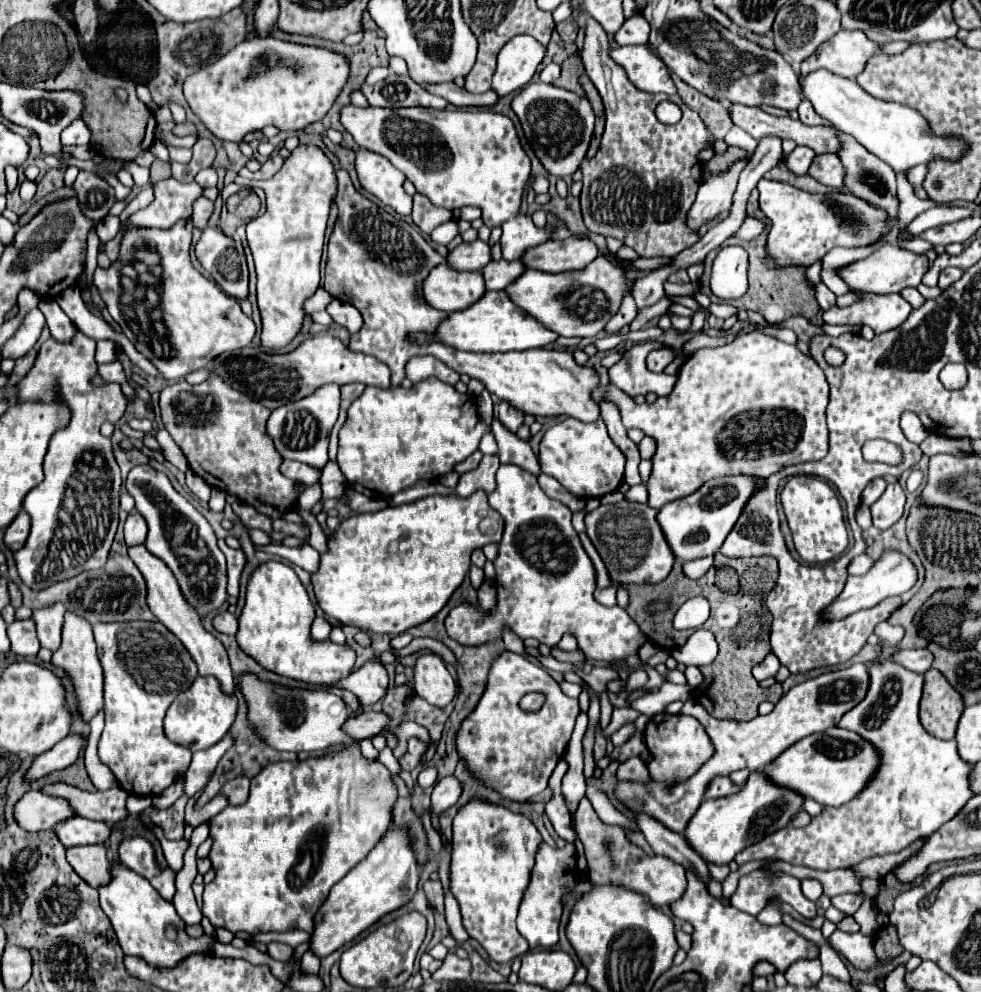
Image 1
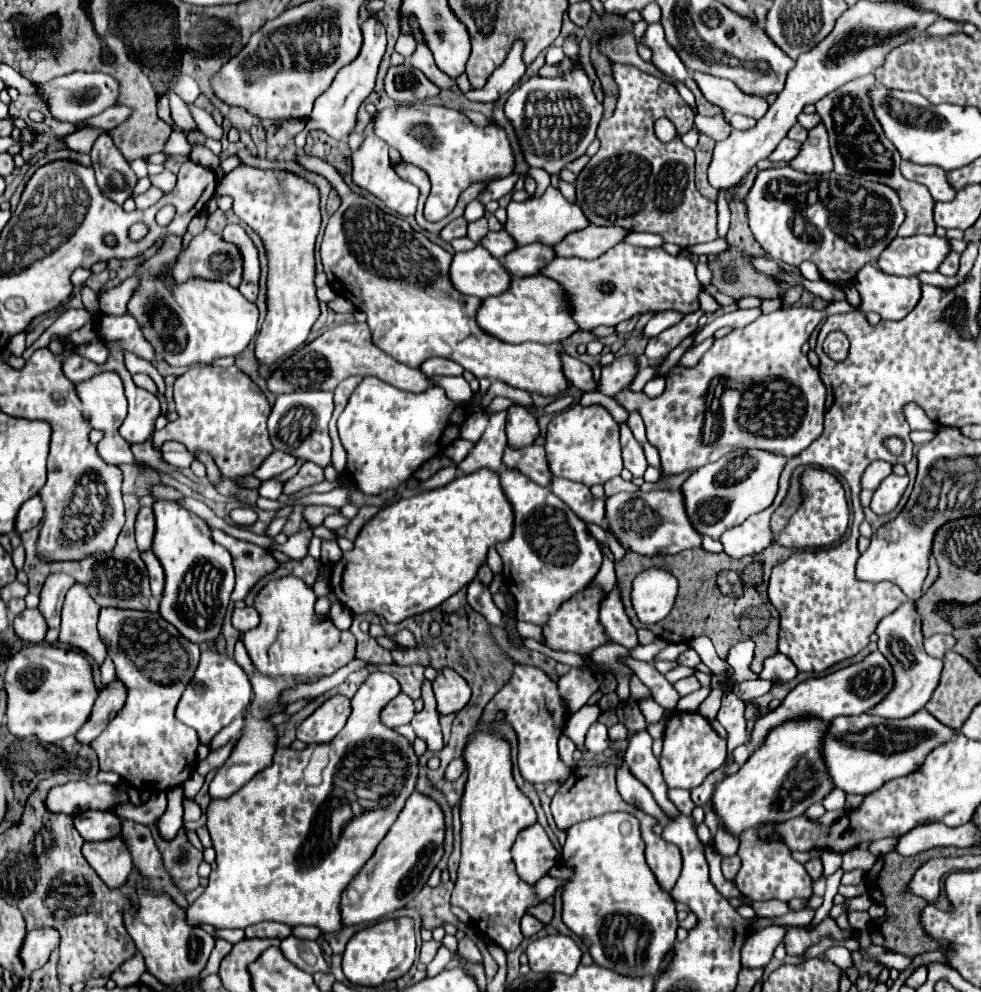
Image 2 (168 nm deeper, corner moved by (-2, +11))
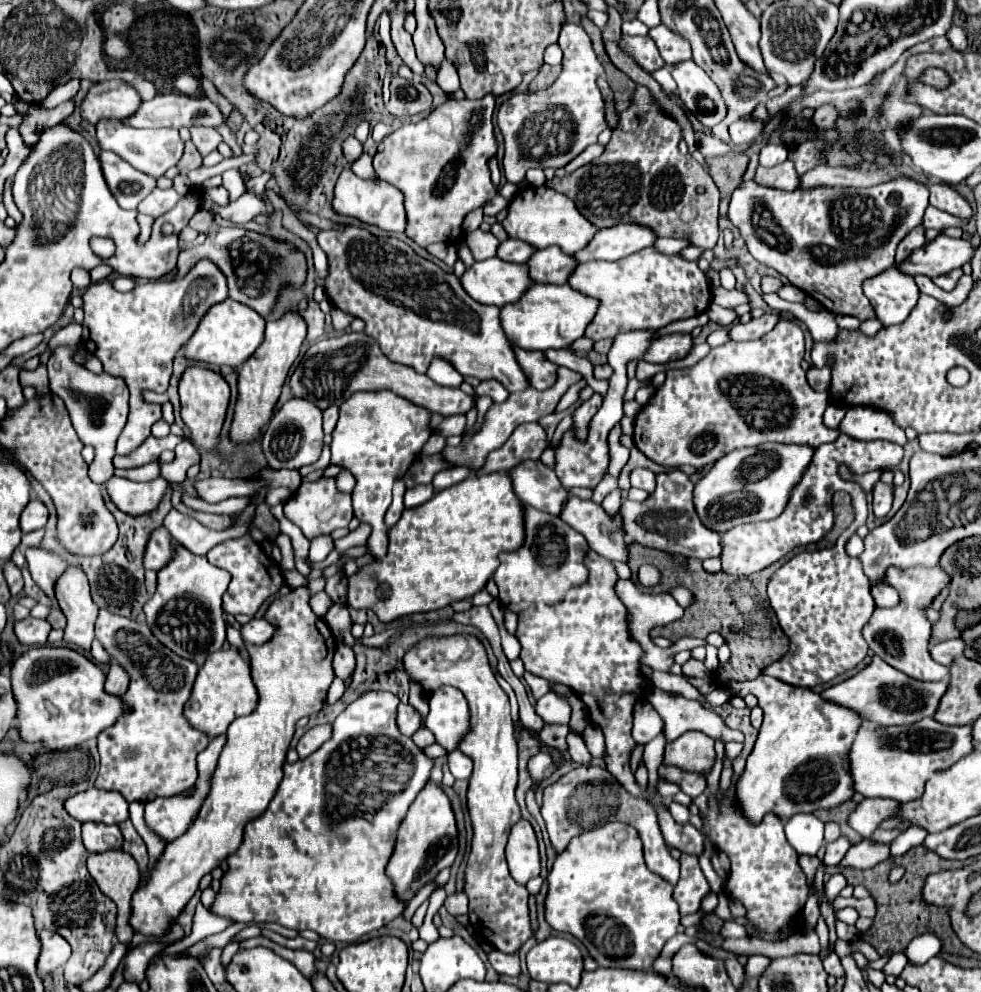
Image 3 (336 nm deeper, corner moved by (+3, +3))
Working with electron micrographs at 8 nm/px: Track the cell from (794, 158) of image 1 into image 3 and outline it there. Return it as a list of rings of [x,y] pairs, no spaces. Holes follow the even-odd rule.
[[[767,144],[763,148],[763,152],[759,154],[759,164],[761,166],[767,166],[767,168],[773,168],[781,162],[785,162],[789,156],[789,150],[785,144]]]

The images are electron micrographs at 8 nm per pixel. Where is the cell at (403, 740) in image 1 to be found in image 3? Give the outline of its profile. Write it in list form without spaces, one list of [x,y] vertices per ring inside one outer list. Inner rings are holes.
[[[449,636],[449,638],[429,638],[421,640],[417,646],[413,646],[405,658],[405,668],[411,676],[411,696],[409,704],[425,718],[429,712],[429,706],[425,700],[421,700],[423,694],[431,694],[435,688],[449,684],[459,688],[467,702],[469,702],[469,712],[471,712],[471,730],[465,734],[465,740],[459,742],[459,750],[473,760],[473,774],[469,780],[467,788],[467,810],[471,816],[471,826],[473,826],[473,840],[471,840],[471,852],[465,868],[465,884],[463,892],[469,898],[469,922],[475,928],[477,934],[481,934],[493,948],[501,952],[515,952],[521,948],[521,944],[533,936],[531,928],[531,918],[529,918],[529,892],[525,886],[515,884],[507,870],[505,862],[505,844],[509,830],[521,820],[521,810],[515,800],[515,786],[517,786],[517,742],[513,734],[513,722],[509,714],[509,698],[499,686],[495,674],[491,672],[491,666],[487,662],[487,654],[483,644],[475,636]]]

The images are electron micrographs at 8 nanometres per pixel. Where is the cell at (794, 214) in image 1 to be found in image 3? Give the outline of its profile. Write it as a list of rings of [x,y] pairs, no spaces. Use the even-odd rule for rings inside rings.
[[[897,178],[893,182],[885,182],[885,184],[879,184],[879,186],[871,186],[871,188],[829,188],[829,186],[815,186],[815,188],[809,188],[809,190],[793,190],[793,192],[785,192],[785,190],[779,190],[779,188],[769,188],[769,186],[761,186],[757,184],[755,180],[749,180],[749,182],[743,182],[741,186],[735,188],[733,196],[731,196],[731,202],[729,202],[729,220],[731,224],[739,230],[739,234],[743,236],[745,240],[745,246],[749,248],[751,256],[755,260],[759,260],[761,264],[765,266],[771,266],[775,268],[781,276],[785,276],[793,286],[801,288],[803,292],[807,292],[811,298],[815,298],[817,302],[823,304],[823,308],[835,312],[835,314],[849,314],[849,316],[857,316],[859,320],[867,320],[867,318],[873,318],[875,312],[873,308],[869,306],[869,300],[865,298],[863,290],[861,290],[861,284],[863,280],[871,278],[871,276],[877,276],[879,272],[891,268],[895,264],[895,248],[897,244],[901,242],[901,238],[911,230],[915,228],[921,218],[923,218],[923,212],[925,208],[929,206],[929,190],[927,186],[919,184],[919,182],[913,182],[911,178]]]

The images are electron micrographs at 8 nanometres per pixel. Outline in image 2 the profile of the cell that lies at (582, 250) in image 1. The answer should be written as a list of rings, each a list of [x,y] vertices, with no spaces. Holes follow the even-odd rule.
[[[586,226],[584,230],[568,234],[560,244],[554,246],[558,256],[578,256],[578,258],[598,258],[606,250],[614,248],[628,236],[628,230],[616,226]]]

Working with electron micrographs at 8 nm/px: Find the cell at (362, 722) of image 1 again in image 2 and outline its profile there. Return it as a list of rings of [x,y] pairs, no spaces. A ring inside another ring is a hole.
[[[398,694],[384,710],[382,710],[382,722],[390,728],[410,724],[414,718],[414,700],[408,698],[406,694]]]

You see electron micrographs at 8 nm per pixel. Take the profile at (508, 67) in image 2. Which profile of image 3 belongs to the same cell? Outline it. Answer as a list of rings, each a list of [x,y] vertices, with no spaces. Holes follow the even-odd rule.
[[[487,94],[481,100],[449,100],[435,108],[427,118],[419,122],[407,122],[383,142],[383,150],[373,156],[375,172],[381,180],[397,186],[405,194],[407,208],[407,236],[419,246],[429,246],[433,242],[455,242],[463,236],[461,222],[467,212],[481,208],[495,198],[497,188],[491,182],[487,160],[497,152],[497,140],[493,136],[491,114],[495,108],[495,94]]]

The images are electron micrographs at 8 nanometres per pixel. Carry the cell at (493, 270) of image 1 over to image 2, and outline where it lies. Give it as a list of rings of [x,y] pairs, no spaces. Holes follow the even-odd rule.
[[[528,244],[512,250],[504,258],[504,266],[512,276],[534,276],[534,274],[540,274],[542,268],[550,264],[554,258],[556,258],[556,252],[552,246]]]

